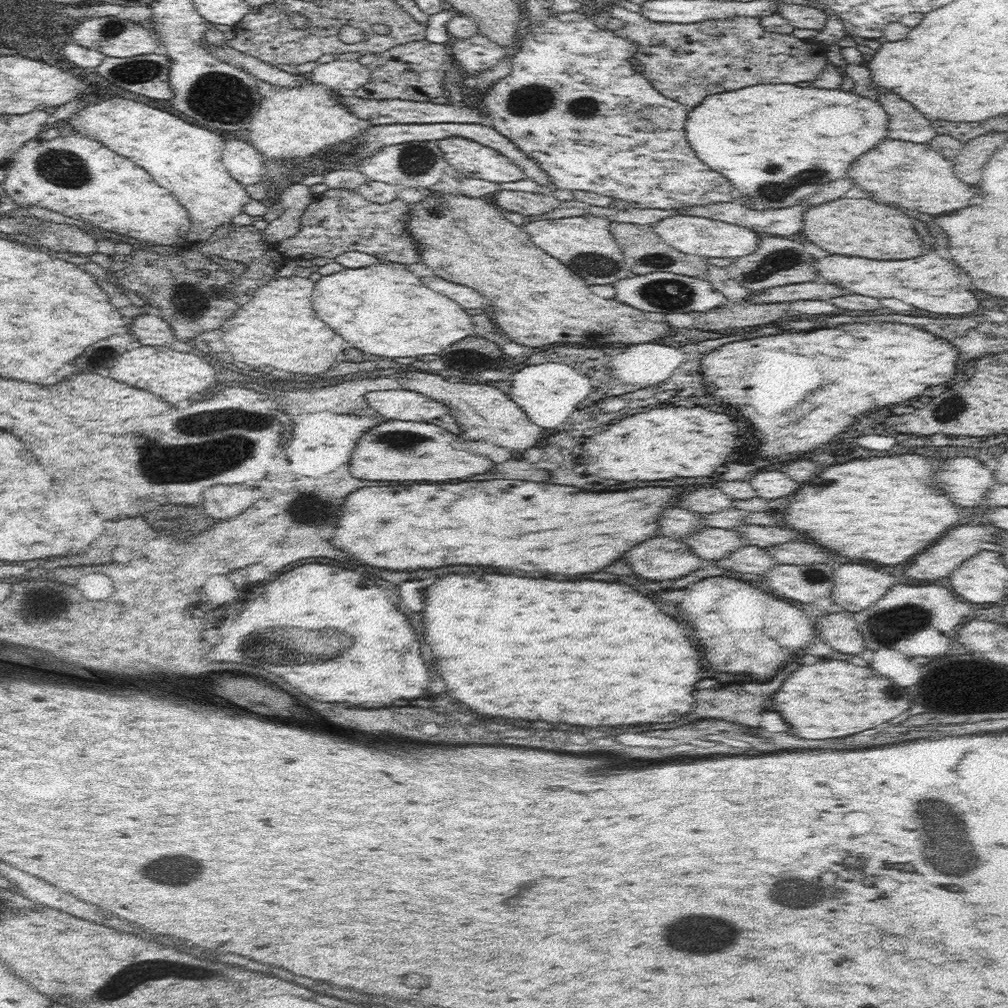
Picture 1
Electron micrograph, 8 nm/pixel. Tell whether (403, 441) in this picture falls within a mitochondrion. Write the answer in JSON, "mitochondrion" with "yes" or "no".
{"mitochondrion":"yes"}

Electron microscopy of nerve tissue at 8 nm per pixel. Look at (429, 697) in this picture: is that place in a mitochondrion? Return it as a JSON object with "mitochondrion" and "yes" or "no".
{"mitochondrion":"no"}

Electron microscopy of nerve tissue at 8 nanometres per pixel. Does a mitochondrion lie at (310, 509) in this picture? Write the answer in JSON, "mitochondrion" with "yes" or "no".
{"mitochondrion":"yes"}

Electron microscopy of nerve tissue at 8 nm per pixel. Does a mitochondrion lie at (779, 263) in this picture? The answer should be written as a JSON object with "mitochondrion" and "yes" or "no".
{"mitochondrion":"yes"}

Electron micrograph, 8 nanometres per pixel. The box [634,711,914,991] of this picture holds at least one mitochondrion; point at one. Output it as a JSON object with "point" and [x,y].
{"point":[691,934]}

